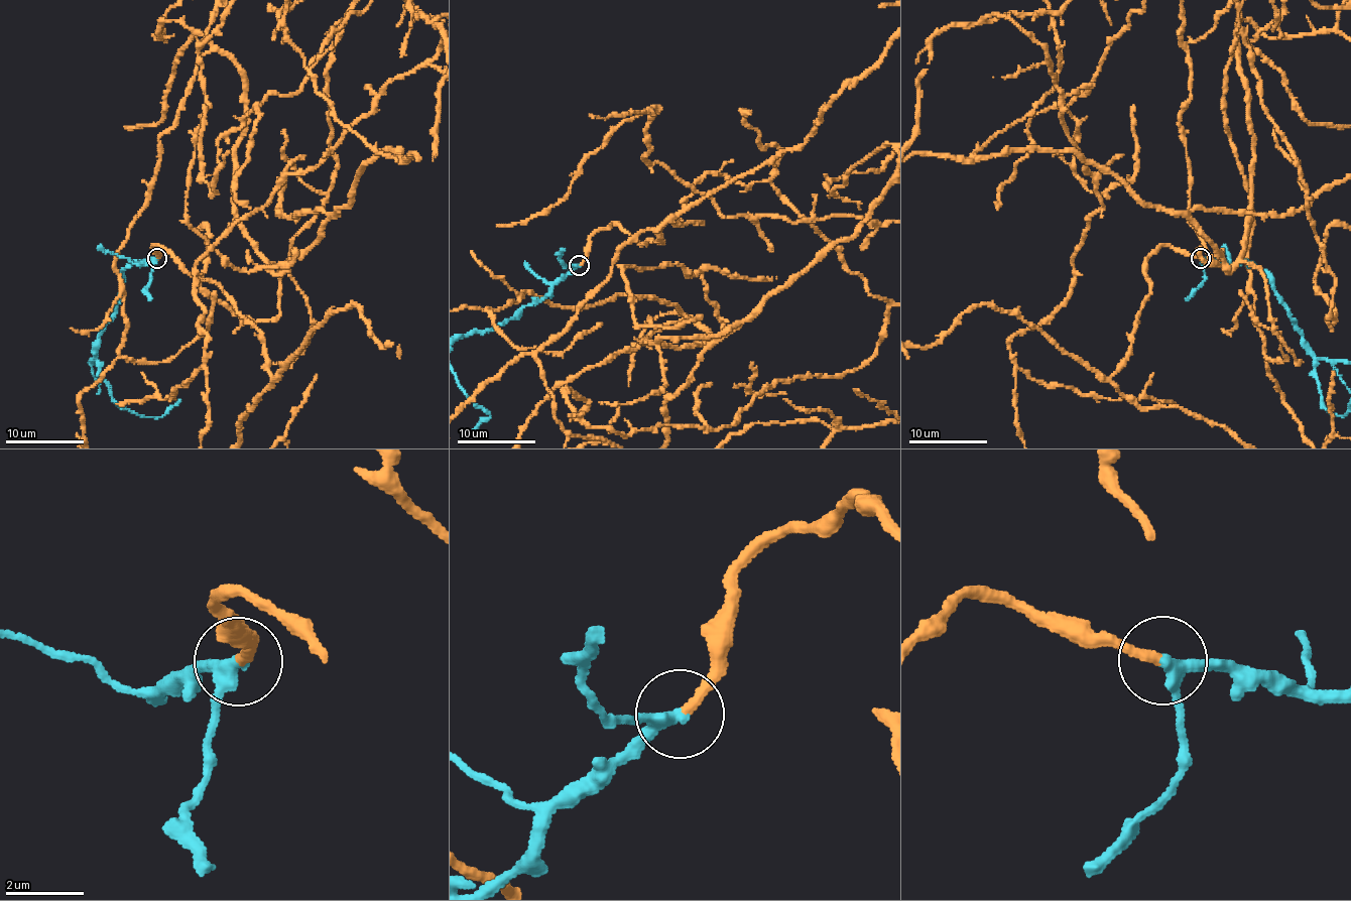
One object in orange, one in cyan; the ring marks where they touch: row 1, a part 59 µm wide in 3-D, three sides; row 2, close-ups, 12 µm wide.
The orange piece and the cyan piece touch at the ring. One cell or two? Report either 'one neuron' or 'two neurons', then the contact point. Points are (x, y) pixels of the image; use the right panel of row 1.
one neuron; place (1200, 258)

